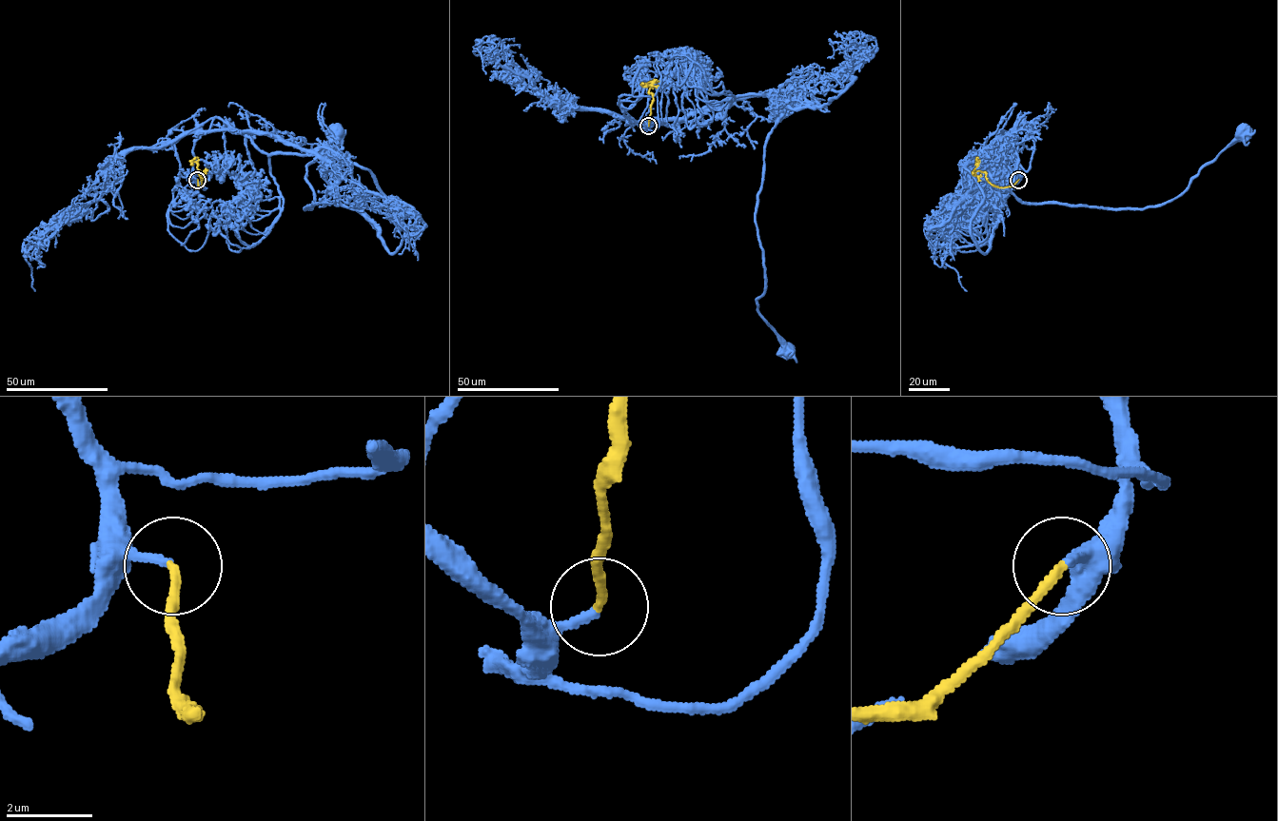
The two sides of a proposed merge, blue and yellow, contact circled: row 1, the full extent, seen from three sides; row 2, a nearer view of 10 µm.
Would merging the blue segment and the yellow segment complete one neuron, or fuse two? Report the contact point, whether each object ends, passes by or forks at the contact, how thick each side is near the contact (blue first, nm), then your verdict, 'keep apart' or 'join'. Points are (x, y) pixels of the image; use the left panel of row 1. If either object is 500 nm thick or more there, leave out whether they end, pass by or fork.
at (197, 180); blue ends there; yellow ends there; 190 nm thick on the blue side, 200 nm on the other; join

